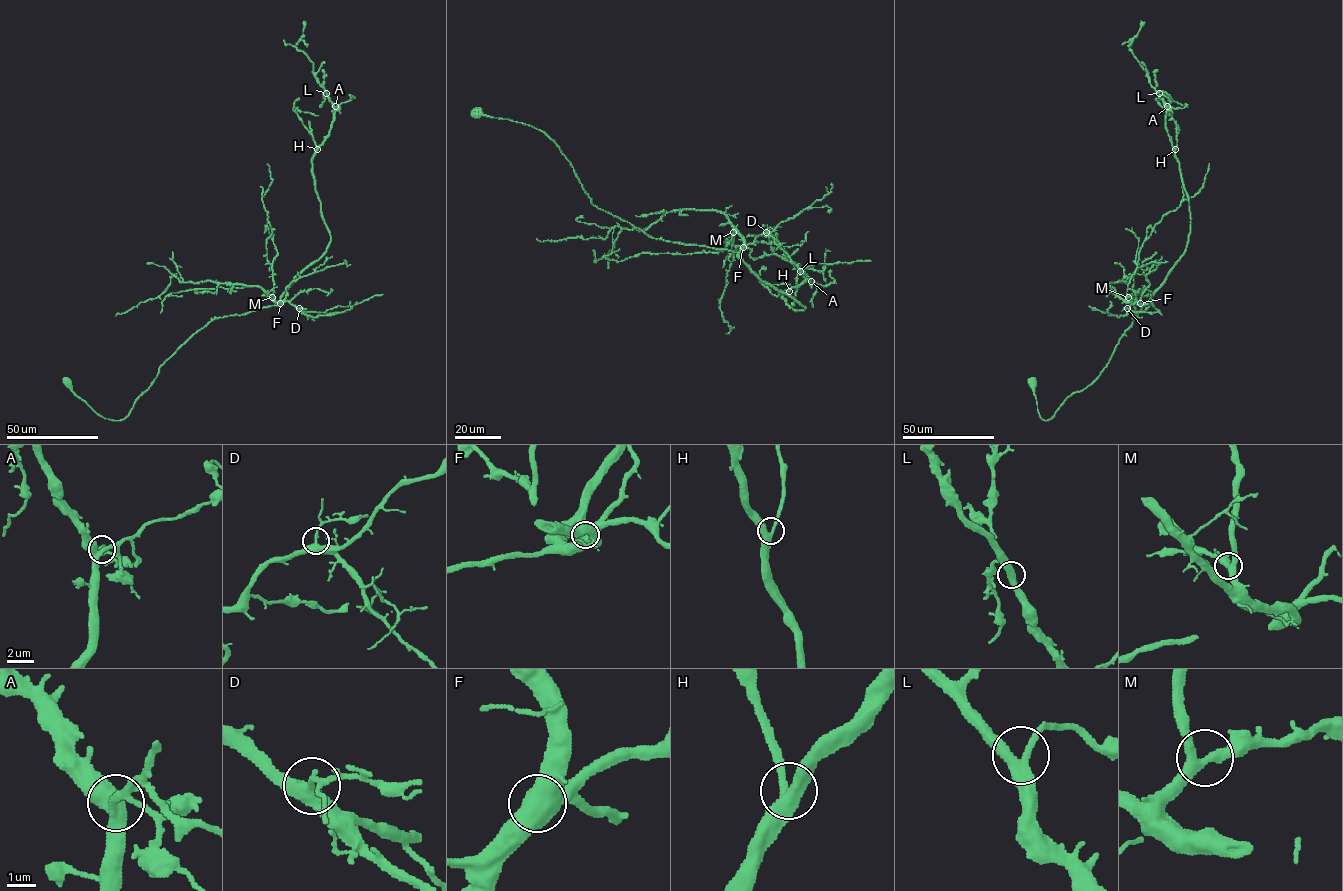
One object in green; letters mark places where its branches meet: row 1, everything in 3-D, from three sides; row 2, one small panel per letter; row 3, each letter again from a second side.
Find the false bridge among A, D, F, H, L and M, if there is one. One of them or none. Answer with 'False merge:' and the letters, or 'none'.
False merge: none

